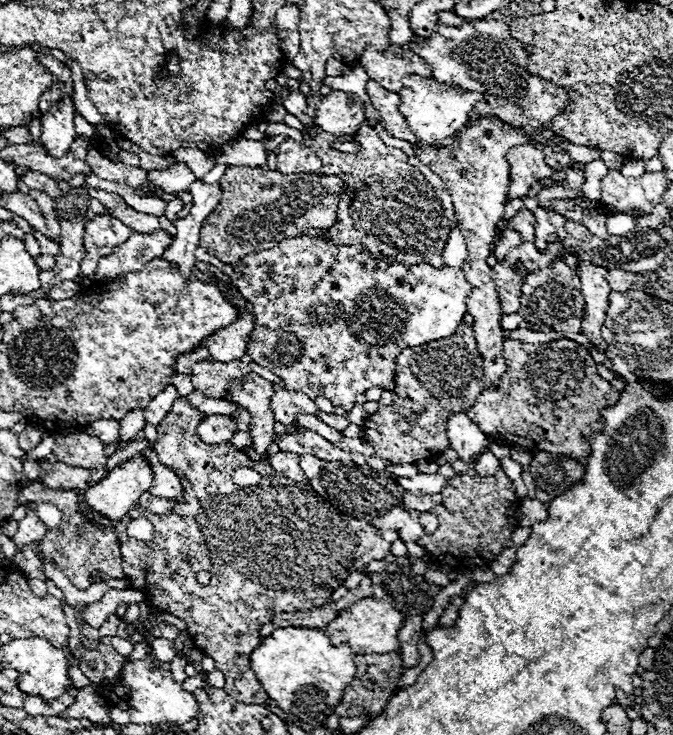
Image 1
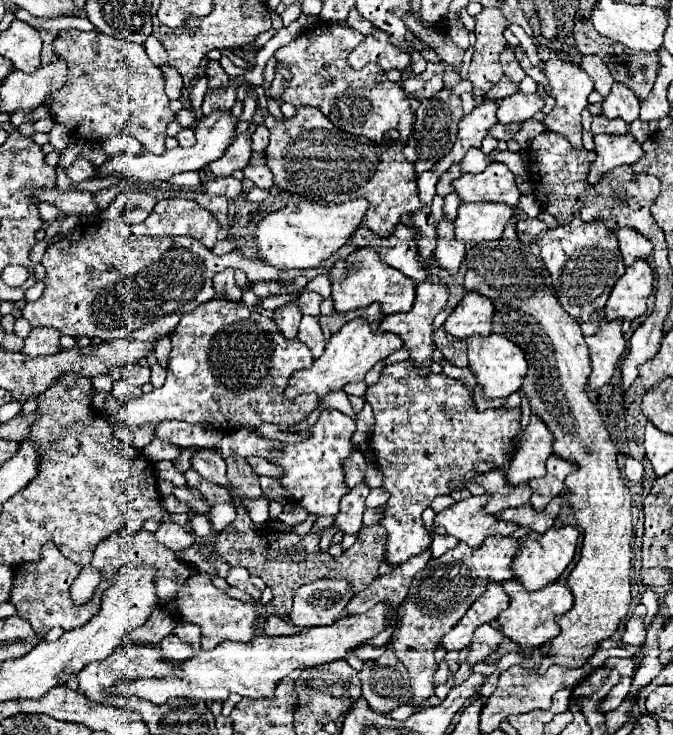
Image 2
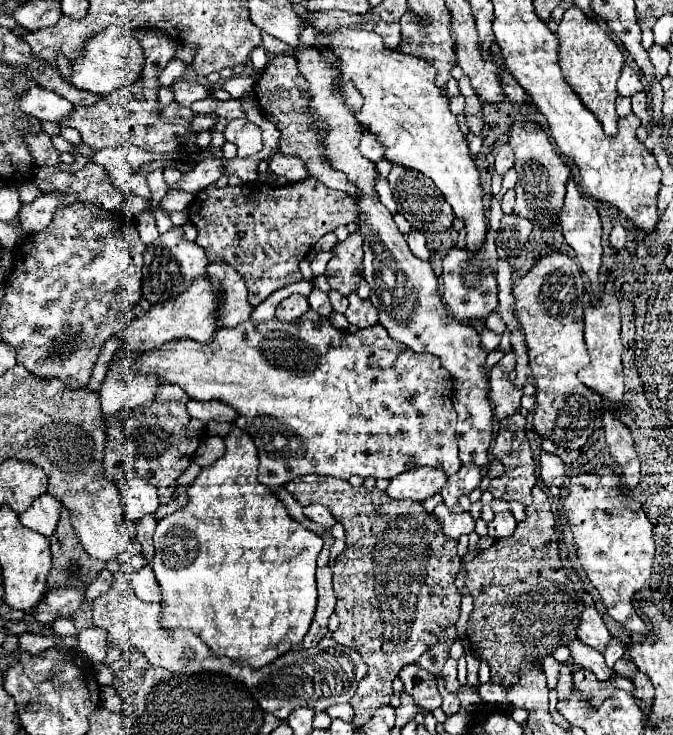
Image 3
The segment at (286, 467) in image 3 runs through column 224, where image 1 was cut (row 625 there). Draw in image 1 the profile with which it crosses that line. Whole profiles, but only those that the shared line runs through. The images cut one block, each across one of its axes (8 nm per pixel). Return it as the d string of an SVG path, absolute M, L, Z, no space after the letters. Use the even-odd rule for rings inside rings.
M362 598L354 602L348 610L344 610L336 620L332 620L326 626L326 634L330 636L332 644L346 642L356 654L386 654L400 650L396 634L402 626L404 626L404 614L396 610L390 602L376 598Z

